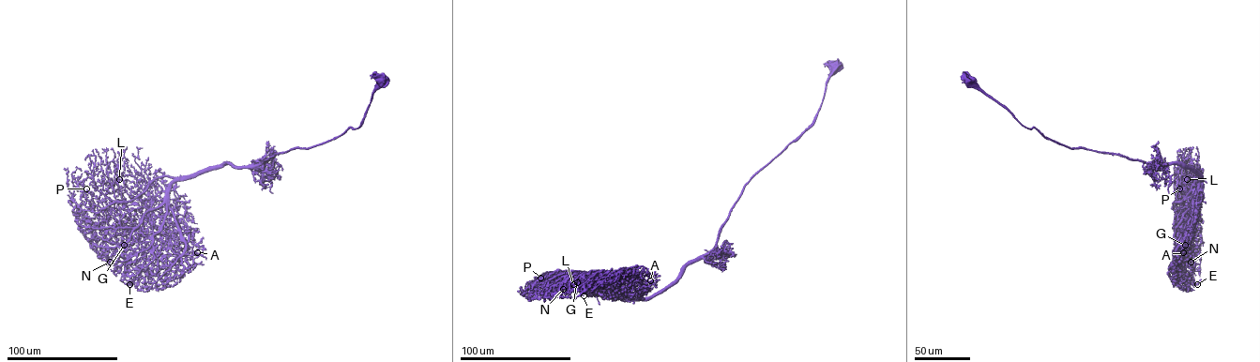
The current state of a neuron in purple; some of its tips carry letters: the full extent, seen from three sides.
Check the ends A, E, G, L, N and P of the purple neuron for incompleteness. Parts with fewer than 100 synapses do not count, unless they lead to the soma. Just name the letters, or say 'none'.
P

